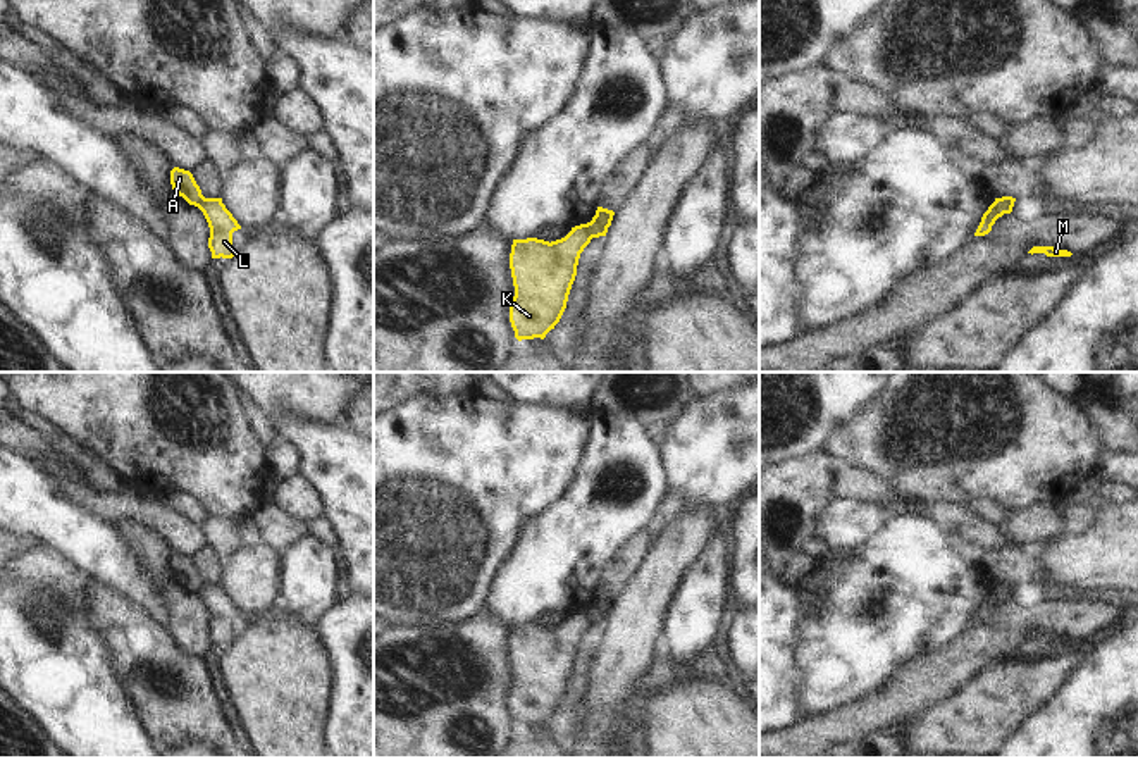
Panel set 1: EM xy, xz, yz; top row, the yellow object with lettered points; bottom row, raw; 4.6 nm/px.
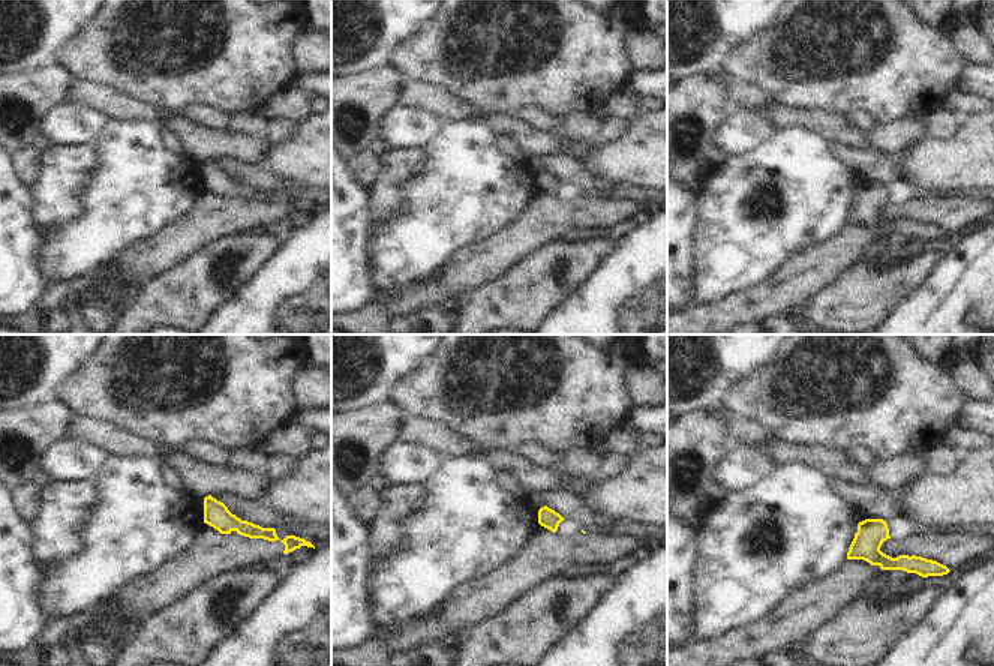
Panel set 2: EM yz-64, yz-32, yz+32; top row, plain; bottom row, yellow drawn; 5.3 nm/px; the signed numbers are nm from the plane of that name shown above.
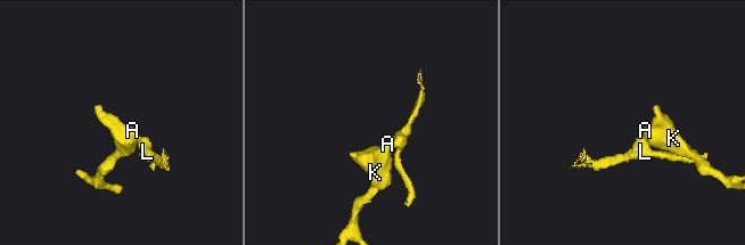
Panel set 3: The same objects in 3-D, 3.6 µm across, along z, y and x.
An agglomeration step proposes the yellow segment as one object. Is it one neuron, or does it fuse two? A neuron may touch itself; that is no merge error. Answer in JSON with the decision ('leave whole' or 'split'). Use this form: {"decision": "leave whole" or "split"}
{"decision": "split"}

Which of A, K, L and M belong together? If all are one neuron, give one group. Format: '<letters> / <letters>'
A K / L M

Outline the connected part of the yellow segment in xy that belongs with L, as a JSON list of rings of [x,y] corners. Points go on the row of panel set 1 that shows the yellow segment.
[[[205,198],[198,207],[210,227],[208,248],[212,258],[232,258],[236,255],[232,248],[232,233],[241,229],[238,221],[222,203],[222,198]]]

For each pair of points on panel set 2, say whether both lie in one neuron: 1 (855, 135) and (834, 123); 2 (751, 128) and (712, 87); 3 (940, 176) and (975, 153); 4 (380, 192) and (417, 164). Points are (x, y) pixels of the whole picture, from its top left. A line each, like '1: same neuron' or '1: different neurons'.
1: same neuron
2: different neurons
3: same neuron
4: same neuron

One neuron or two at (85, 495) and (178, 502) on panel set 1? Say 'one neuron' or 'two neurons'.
two neurons

